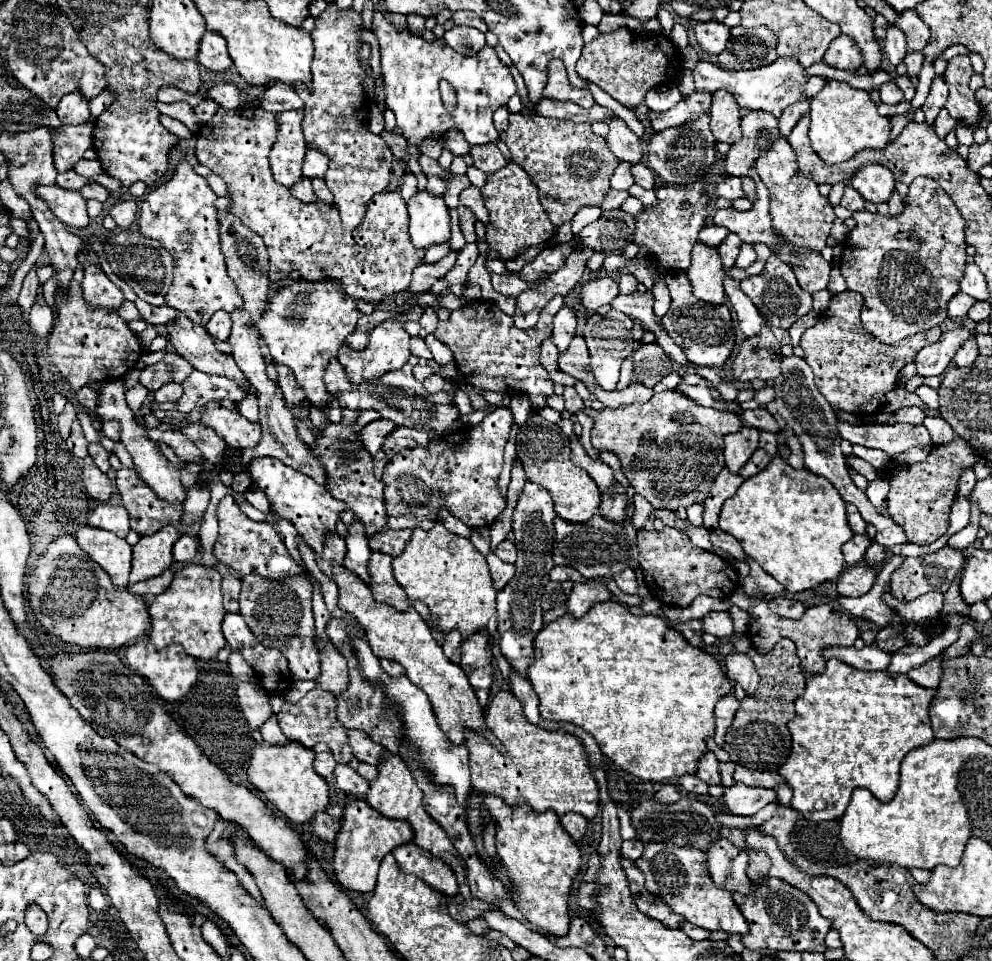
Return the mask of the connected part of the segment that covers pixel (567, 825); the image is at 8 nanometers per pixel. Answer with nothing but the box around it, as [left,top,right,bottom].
[561,812,587,840]

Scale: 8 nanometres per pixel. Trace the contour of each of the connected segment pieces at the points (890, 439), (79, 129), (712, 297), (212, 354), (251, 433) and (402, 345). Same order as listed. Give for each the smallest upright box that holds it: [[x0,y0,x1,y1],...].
[[839,420,933,458],[53,124,93,172],[687,242,725,304],[167,312,249,388],[201,408,261,450],[337,320,409,384]]

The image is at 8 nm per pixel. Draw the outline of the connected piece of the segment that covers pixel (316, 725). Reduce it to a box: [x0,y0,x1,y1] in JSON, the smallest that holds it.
[277,688,353,764]

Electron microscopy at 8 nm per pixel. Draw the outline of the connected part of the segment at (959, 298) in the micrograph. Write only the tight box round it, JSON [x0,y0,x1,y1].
[949,292,975,318]

